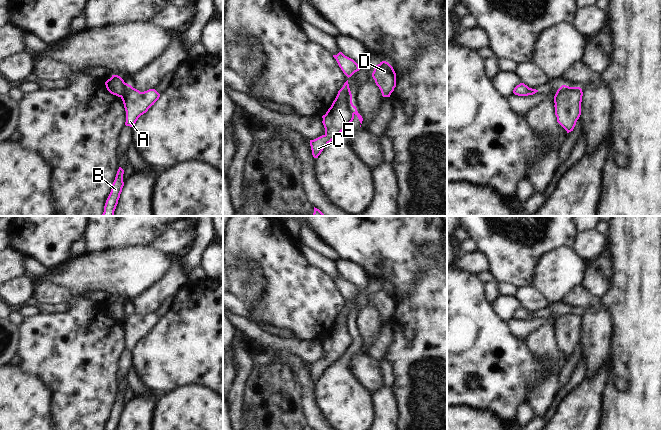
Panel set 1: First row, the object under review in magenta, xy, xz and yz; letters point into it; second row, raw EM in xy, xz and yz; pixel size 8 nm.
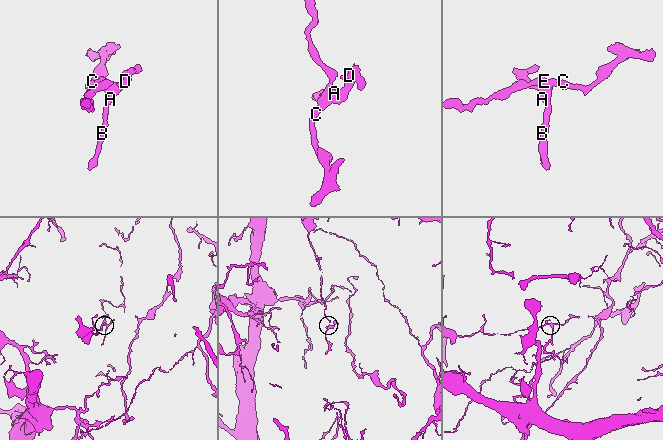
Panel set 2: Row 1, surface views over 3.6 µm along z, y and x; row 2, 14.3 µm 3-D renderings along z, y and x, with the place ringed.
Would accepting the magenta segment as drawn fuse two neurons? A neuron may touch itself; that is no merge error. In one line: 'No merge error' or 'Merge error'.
Merge error.

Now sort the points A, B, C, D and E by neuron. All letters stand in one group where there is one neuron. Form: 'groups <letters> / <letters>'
groups A B D / C E

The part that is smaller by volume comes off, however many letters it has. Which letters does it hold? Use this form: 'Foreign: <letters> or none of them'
Foreign: A, B, D

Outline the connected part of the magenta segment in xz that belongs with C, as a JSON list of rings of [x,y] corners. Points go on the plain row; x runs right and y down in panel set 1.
[[[348,304],[338,315],[338,318],[323,342],[325,358],[310,364],[312,379],[318,382],[323,373],[335,363],[342,355],[348,353],[354,343],[352,327],[352,318],[349,312]]]

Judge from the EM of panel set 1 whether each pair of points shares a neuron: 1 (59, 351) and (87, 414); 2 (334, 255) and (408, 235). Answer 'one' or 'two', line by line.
1: one
2: two

